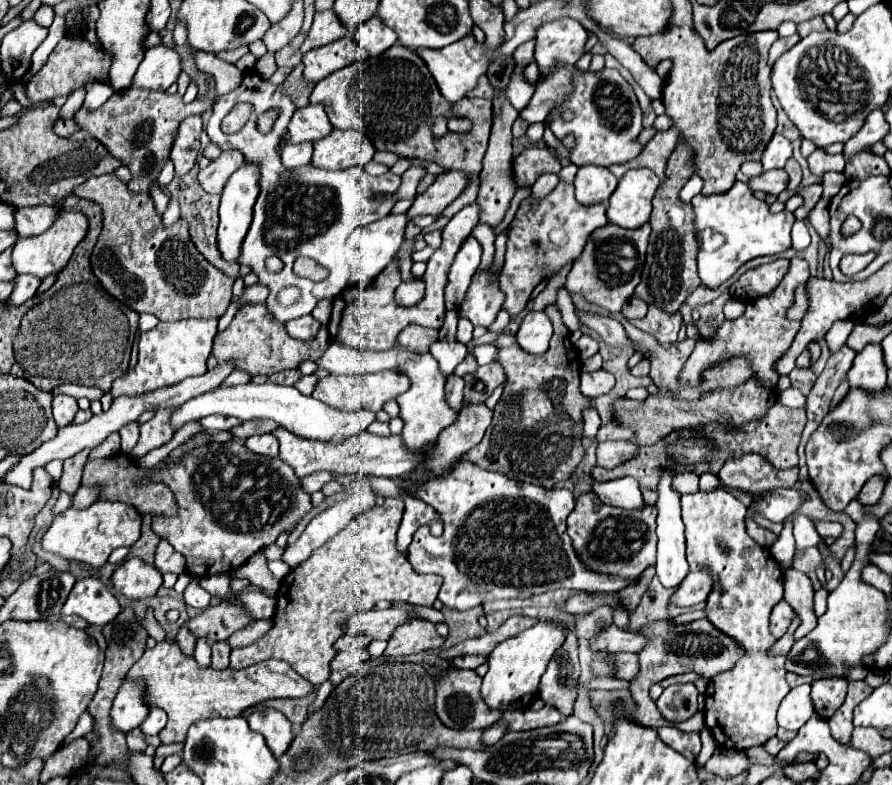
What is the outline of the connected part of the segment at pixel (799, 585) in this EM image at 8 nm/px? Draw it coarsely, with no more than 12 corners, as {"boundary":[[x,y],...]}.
{"boundary":[[790,568],[784,572],[784,600],[802,624],[796,640],[816,626],[812,582]]}

